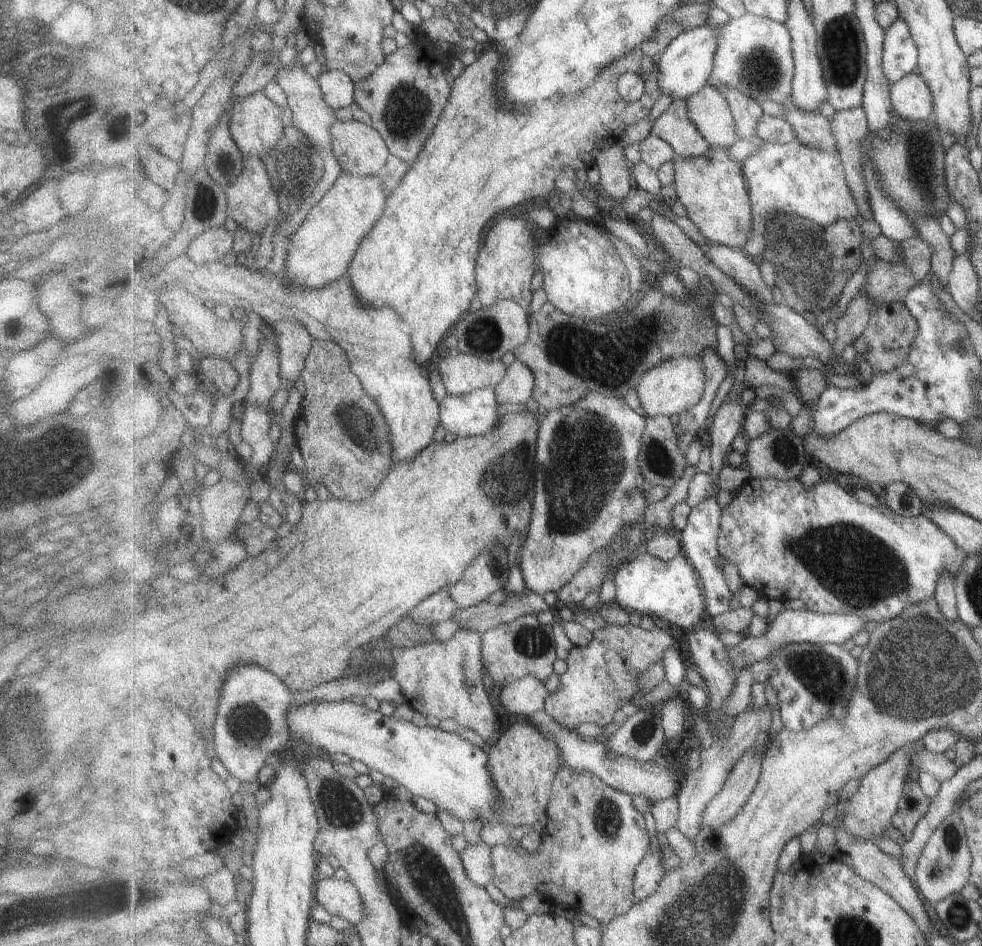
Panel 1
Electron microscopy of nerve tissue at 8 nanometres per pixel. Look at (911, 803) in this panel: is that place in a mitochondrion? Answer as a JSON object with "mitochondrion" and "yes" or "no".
{"mitochondrion":"no"}

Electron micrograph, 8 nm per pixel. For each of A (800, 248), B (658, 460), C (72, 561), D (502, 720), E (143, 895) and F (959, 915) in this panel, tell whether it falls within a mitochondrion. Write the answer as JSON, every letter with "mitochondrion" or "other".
{"A":"mitochondrion","B":"mitochondrion","C":"other","D":"other","E":"other","F":"mitochondrion"}

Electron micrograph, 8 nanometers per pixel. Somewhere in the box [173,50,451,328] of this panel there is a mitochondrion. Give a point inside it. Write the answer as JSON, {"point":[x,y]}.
{"point":[293,164]}

